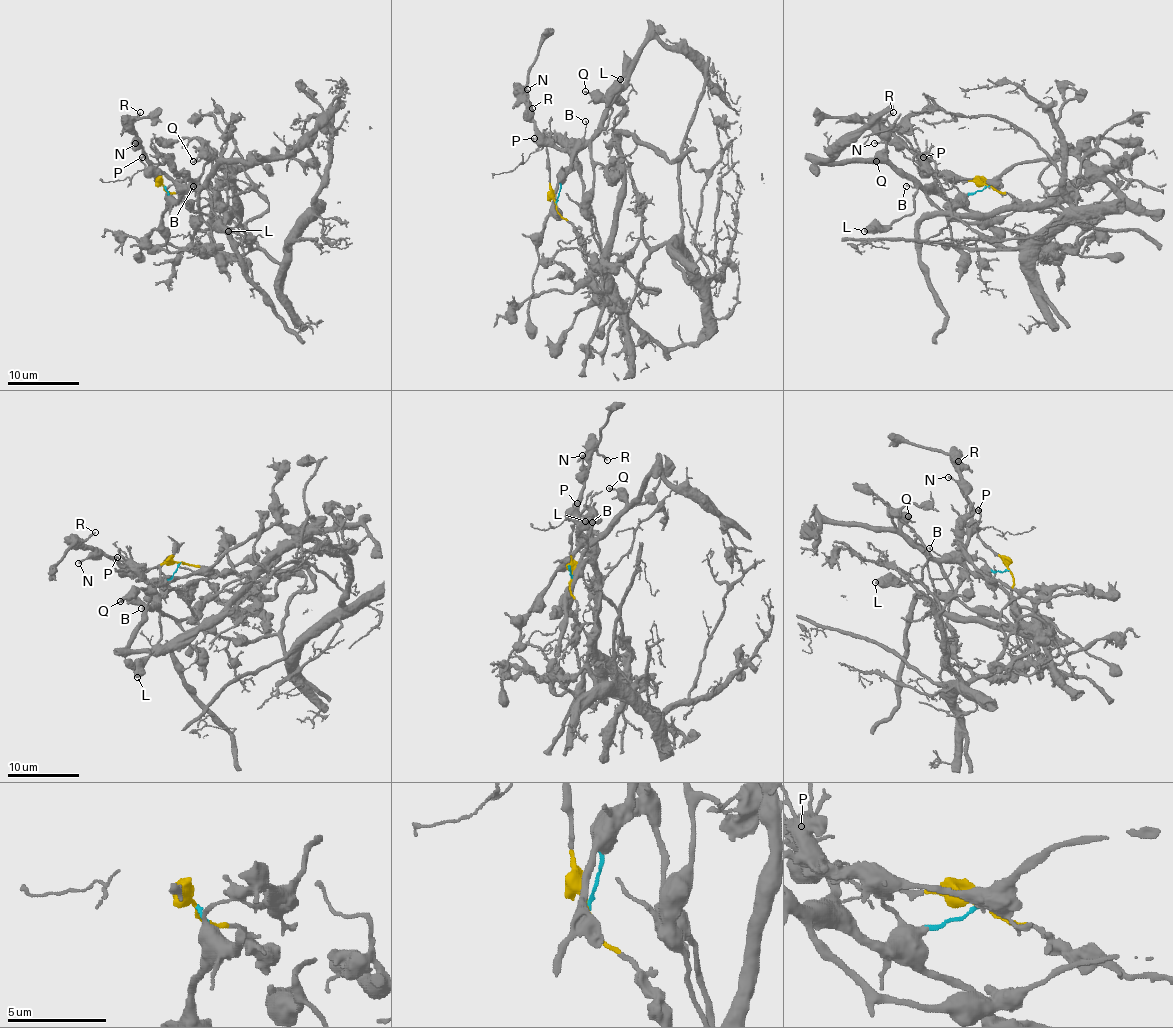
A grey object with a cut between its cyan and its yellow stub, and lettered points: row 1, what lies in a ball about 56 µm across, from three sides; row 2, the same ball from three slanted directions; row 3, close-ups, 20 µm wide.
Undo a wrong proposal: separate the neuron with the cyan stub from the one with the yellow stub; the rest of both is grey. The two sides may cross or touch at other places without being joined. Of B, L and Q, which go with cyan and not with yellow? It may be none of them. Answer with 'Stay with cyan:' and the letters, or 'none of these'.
Stay with cyan: B, L, Q

